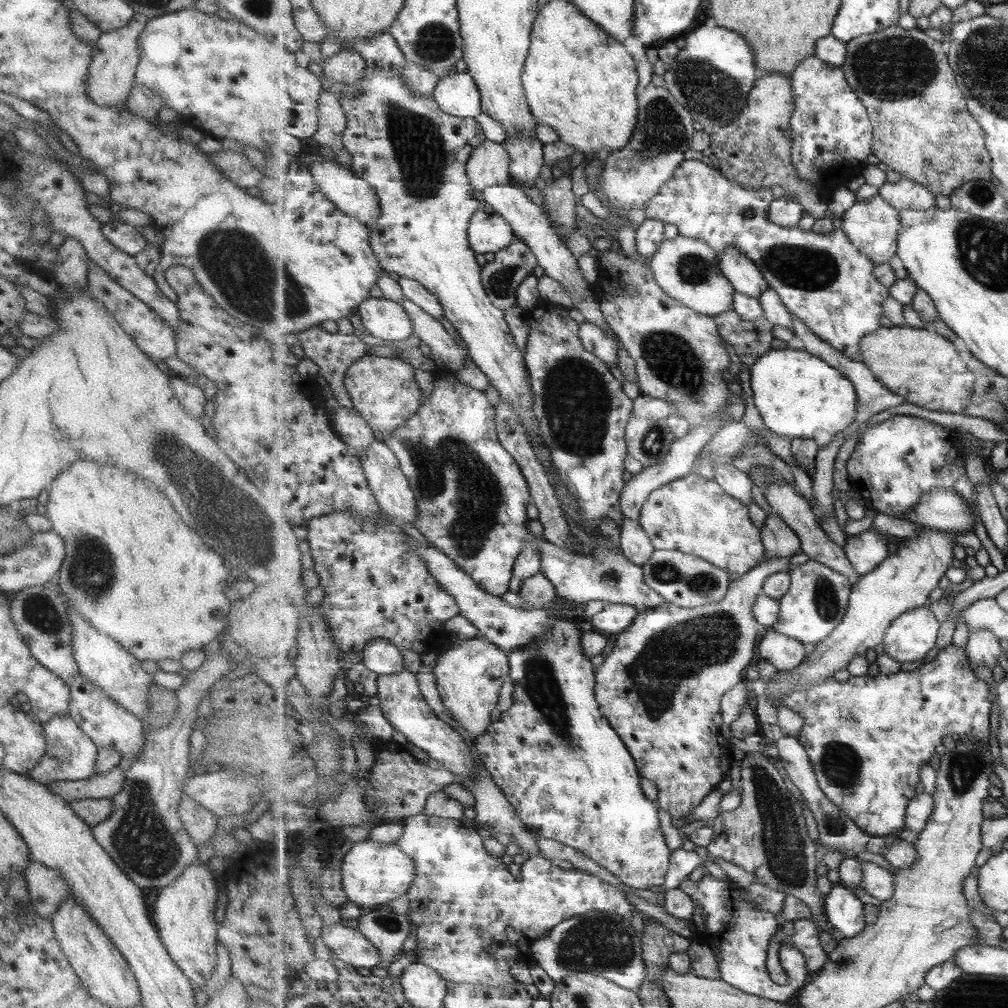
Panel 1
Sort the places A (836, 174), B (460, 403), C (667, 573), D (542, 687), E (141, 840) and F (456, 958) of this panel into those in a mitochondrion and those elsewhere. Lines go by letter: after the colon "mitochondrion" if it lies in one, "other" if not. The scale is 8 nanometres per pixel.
A: other
B: other
C: mitochondrion
D: mitochondrion
E: mitochondrion
F: other

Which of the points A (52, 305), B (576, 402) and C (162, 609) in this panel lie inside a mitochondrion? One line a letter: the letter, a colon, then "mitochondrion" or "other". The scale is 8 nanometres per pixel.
A: other
B: mitochondrion
C: other

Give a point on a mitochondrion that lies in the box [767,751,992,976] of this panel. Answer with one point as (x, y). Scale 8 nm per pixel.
(845, 962)

